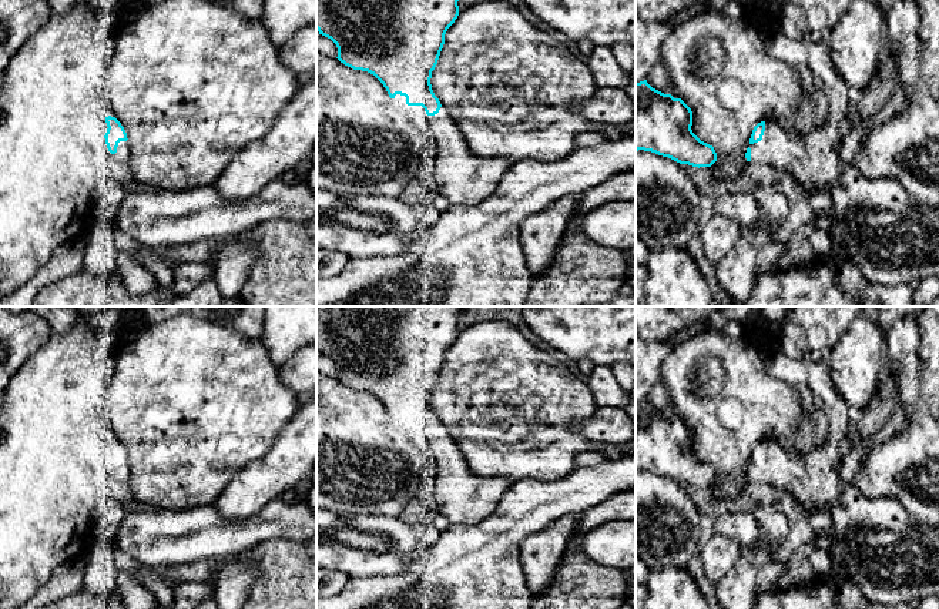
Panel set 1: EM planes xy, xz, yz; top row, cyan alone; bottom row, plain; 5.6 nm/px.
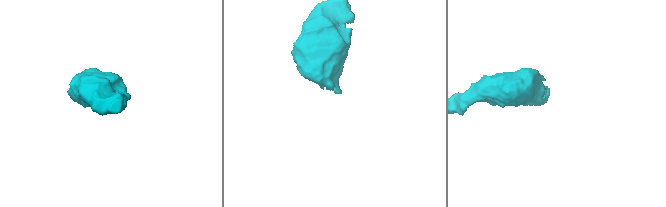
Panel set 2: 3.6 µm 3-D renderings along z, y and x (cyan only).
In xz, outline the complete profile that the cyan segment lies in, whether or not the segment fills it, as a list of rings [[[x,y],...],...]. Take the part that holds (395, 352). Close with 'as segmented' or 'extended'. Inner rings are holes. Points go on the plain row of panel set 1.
[[[316,307],[316,349],[338,367],[338,379],[353,389],[373,394],[386,408],[390,418],[406,416],[408,425],[422,425],[436,458],[435,493],[437,511],[452,525],[476,525],[490,516],[513,481],[474,475],[449,431],[440,424],[430,404],[445,354],[459,335],[457,321],[463,307]]]; extended

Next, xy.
[[[105,436],[107,452],[104,455],[108,471],[117,481],[128,481],[130,465],[124,446],[115,436]]]; extended

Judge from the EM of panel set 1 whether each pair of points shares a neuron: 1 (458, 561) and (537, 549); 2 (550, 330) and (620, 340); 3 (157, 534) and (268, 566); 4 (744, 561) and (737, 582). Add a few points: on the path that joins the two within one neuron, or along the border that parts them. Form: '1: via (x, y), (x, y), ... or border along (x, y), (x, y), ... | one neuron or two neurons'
1: border along (543, 528), (527, 535), (519, 548), (529, 585) | two neurons
2: via (567, 334), (603, 334) | one neuron
3: border along (279, 538), (261, 541), (248, 551) | two neurons
4: via (744, 566), (743, 576) | one neuron

